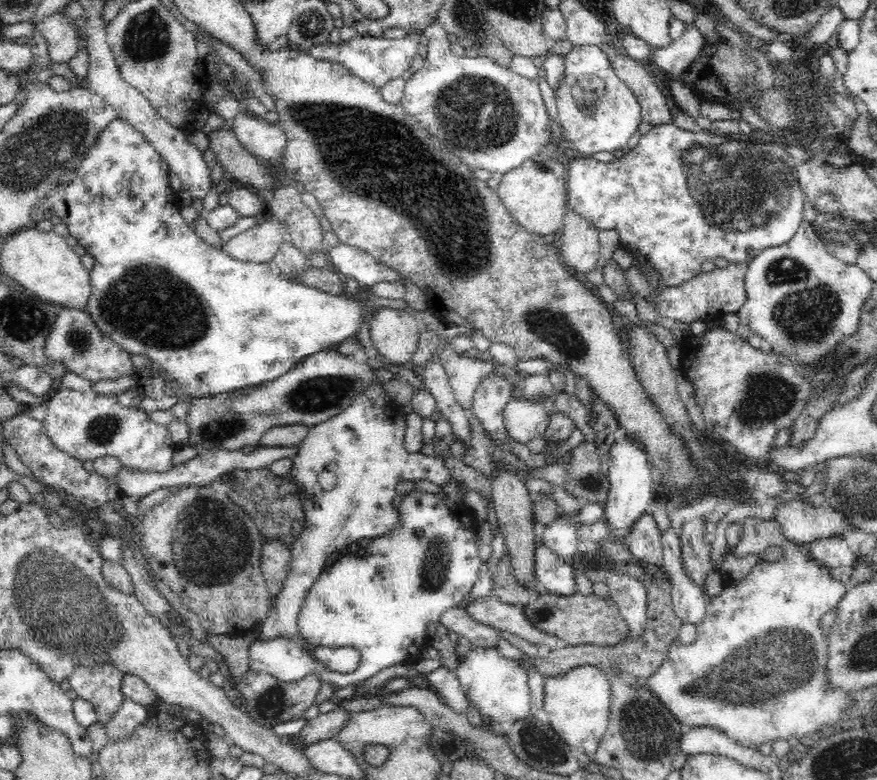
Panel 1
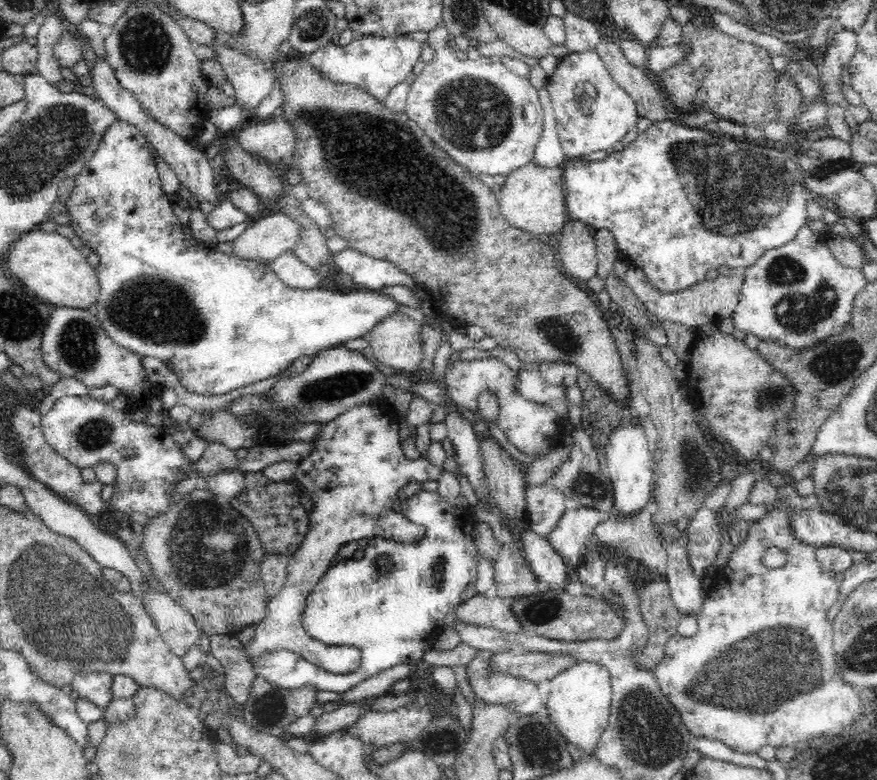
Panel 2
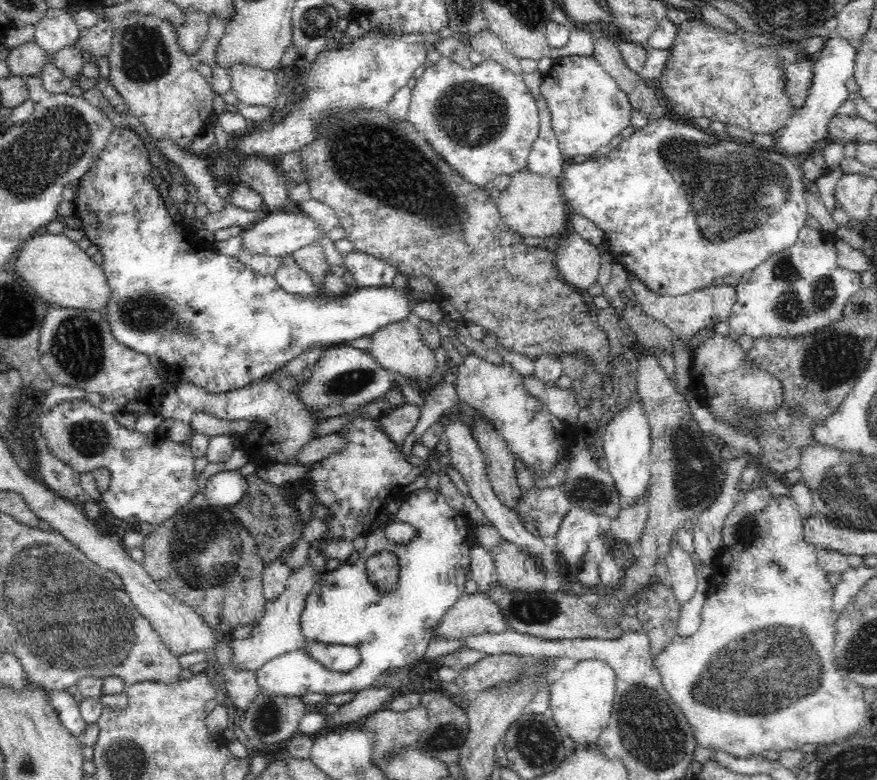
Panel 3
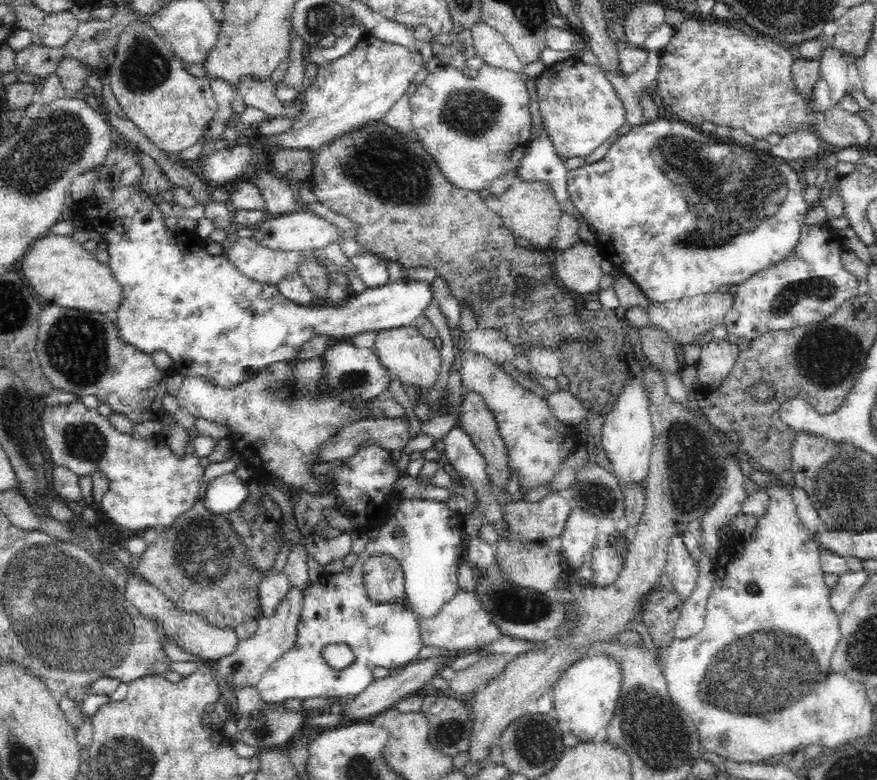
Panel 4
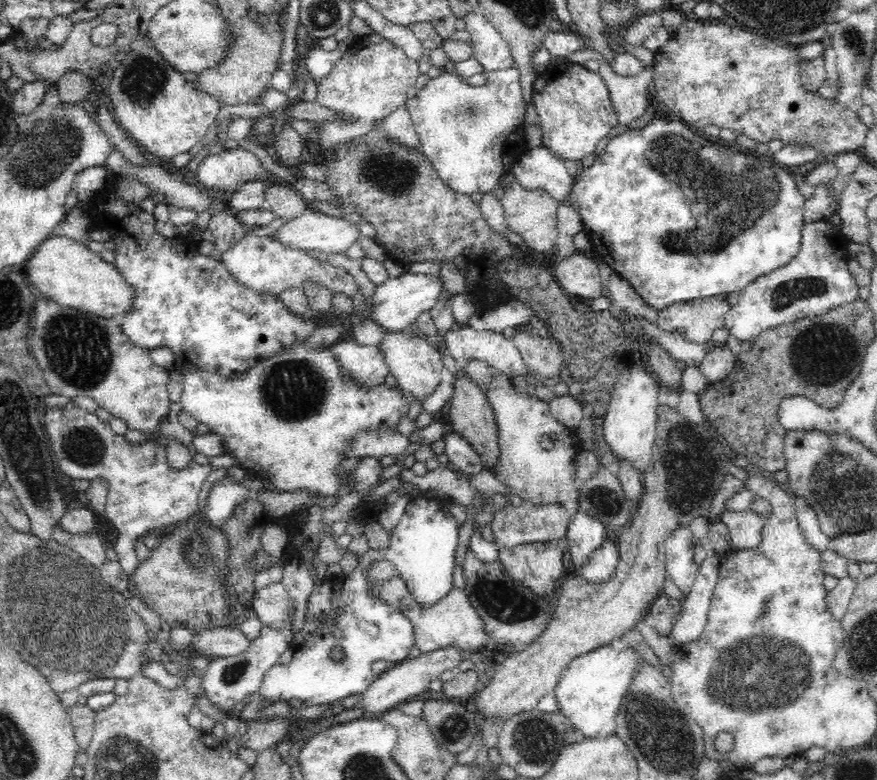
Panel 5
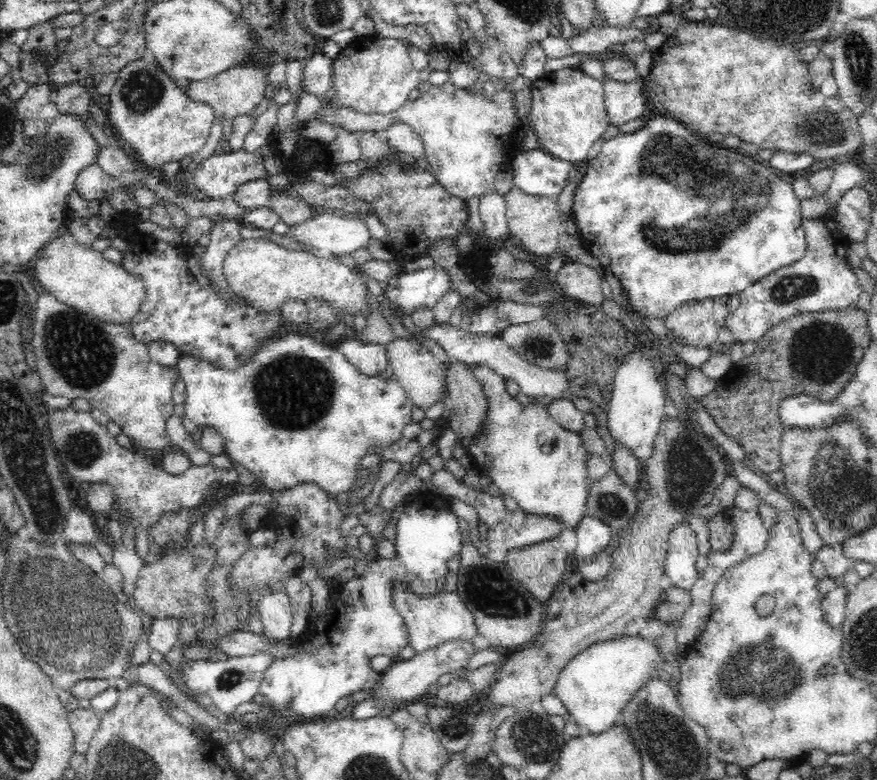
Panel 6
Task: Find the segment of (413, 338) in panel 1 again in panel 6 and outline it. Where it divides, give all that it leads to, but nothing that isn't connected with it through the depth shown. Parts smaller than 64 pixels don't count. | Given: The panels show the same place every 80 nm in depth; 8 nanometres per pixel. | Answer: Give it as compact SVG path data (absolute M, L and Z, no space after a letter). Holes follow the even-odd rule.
M401 337L394 338L392 342L386 344L386 356L389 366L394 370L394 376L402 385L402 389L406 392L412 405L426 411L439 402L447 392L447 383L441 371L442 365L432 352L418 341L410 341Z

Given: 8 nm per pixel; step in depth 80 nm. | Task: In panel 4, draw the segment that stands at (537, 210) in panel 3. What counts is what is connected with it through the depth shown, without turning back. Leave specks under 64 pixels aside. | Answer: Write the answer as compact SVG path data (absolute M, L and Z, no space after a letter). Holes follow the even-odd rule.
M517 176L509 188L498 197L497 206L503 225L516 237L525 238L534 248L548 248L557 237L563 210L547 182L524 182Z

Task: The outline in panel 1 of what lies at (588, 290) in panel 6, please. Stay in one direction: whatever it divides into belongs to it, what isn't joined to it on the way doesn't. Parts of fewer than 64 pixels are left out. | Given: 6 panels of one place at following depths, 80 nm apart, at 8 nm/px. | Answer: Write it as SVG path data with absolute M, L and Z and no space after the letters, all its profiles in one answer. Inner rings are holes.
M565 208L560 255L564 265L583 278L586 272L597 268L599 259L599 230L588 218Z

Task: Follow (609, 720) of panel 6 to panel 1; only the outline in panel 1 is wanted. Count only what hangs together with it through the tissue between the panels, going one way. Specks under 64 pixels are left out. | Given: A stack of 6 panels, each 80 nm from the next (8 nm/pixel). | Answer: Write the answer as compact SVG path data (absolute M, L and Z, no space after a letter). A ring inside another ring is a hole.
M583 664L554 676L546 676L543 709L550 727L588 762L595 760L596 748L606 732L611 705L610 675L600 667Z

